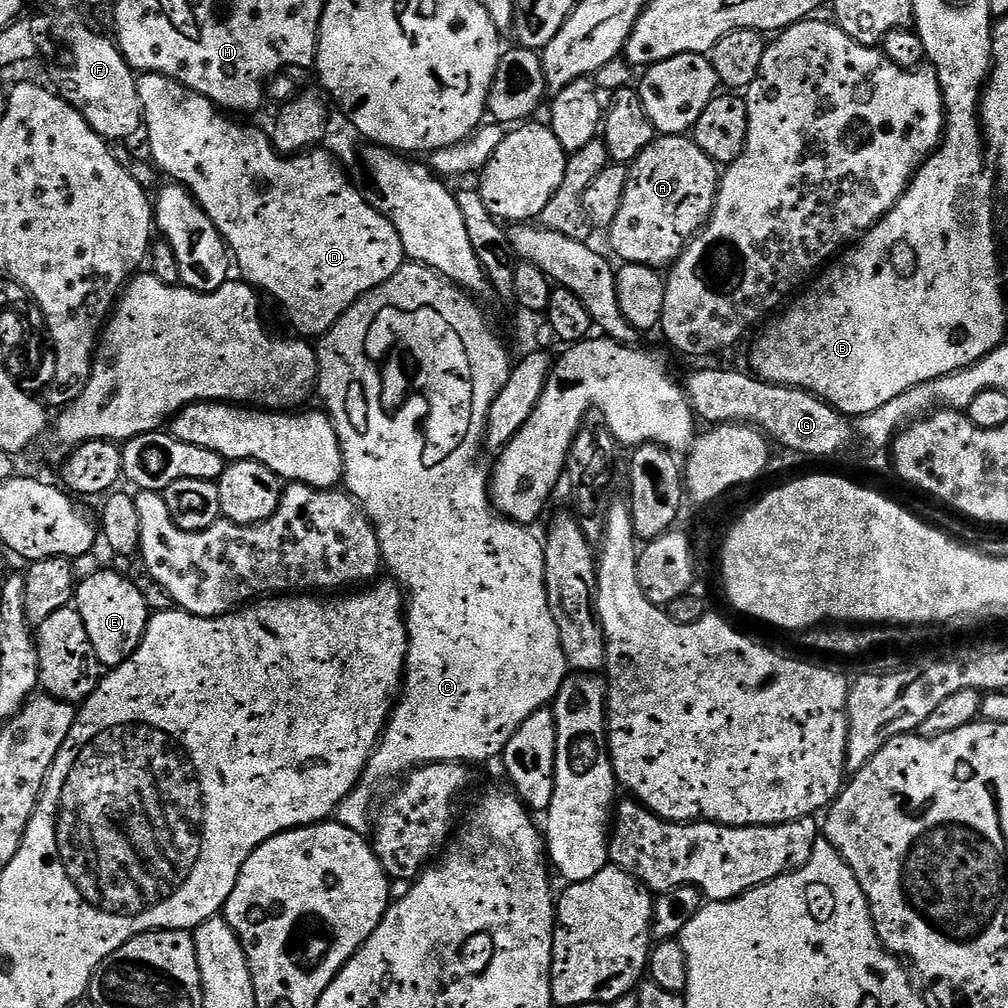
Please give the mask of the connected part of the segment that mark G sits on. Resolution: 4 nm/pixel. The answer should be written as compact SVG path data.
M700 368L697 372L690 373L688 380L683 381L686 403L703 423L705 420L705 425L749 425L760 429L769 441L776 443L777 440L782 447L789 448L792 452L801 452L804 455L801 457L804 458L835 457L832 455L842 451L847 446L848 439L853 439L853 429L844 413L831 408L825 400L819 400L813 392L808 392L805 388L790 388L786 384L771 384L769 380L761 380L759 376L745 372L735 372L732 368Z

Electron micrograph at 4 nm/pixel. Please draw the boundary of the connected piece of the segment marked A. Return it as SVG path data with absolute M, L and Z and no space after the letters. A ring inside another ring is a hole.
M657 135L656 139L650 142L650 146L646 146L646 150L642 150L642 154L638 154L638 158L632 161L628 169L626 194L622 194L622 207L618 209L618 218L614 218L612 227L606 232L609 242L612 243L611 255L624 264L645 264L655 270L662 269L663 264L675 264L688 241L712 217L717 187L718 166L697 146L695 139L687 135Z

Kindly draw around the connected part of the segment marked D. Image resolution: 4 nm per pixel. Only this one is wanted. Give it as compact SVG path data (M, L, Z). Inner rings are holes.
M157 72L143 73L138 79L138 94L142 98L144 107L143 127L148 128L148 148L152 151L150 157L151 163L155 165L161 173L164 172L169 177L169 181L175 182L188 189L192 196L200 204L200 209L214 222L214 226L224 236L224 242L228 245L231 255L240 263L240 268L245 272L247 283L255 286L257 289L269 292L272 296L277 296L284 303L284 308L288 311L288 316L292 319L292 324L305 337L316 336L323 337L350 310L354 302L358 302L367 292L374 290L382 282L397 272L405 264L406 257L404 247L400 241L398 230L378 210L374 210L369 204L367 195L363 191L359 192L354 185L348 181L348 176L341 163L325 150L309 150L294 156L285 156L276 151L273 146L269 133L259 132L256 128L247 128L244 124L235 124L231 115L225 114L216 105L211 104L202 94L182 86L176 80L166 78Z

